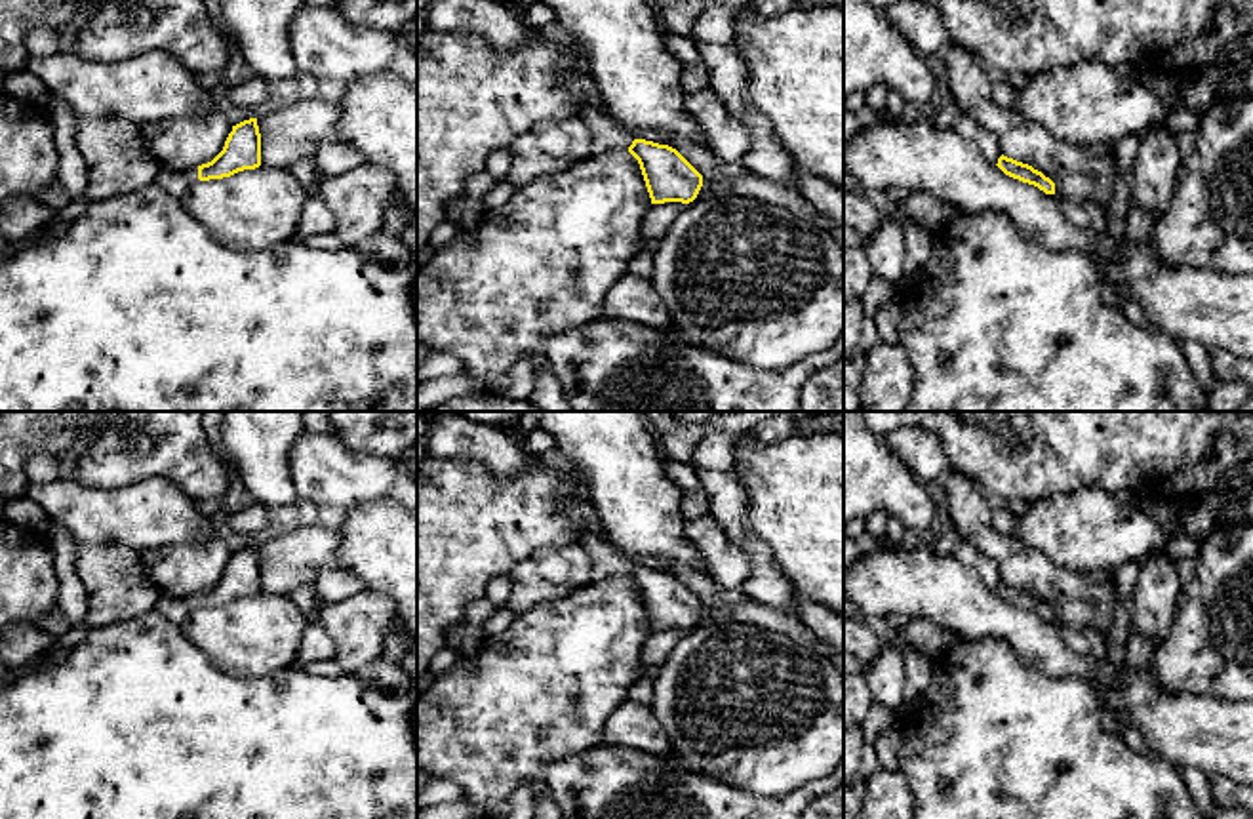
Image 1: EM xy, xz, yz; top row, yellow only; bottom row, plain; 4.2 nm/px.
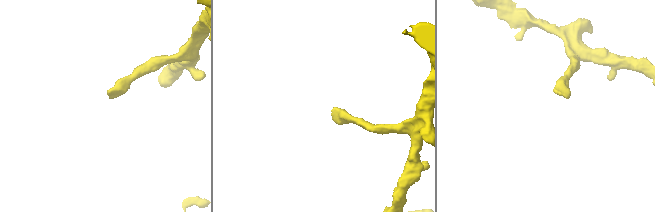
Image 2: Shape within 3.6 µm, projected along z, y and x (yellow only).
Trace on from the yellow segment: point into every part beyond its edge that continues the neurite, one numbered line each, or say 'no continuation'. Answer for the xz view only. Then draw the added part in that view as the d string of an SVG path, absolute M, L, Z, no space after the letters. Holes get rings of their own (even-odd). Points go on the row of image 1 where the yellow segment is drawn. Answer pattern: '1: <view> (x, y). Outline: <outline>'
1: xz (606, 136). Outline: M596 107L581 109L579 116L587 124L592 137L590 154L628 149L634 141L634 135L630 131L625 131L609 118L609 114L602 112Z

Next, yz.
no continuation

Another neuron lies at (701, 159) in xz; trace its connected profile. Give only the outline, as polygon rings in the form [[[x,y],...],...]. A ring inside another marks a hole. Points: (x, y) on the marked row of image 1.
[[[682,143],[678,152],[703,175],[708,179],[729,179],[748,175],[750,171],[741,164],[722,162],[710,149]]]

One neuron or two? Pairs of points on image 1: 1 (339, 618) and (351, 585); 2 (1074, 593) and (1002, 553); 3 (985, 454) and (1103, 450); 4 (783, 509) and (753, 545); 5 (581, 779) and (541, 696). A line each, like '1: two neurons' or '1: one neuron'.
1: two neurons
2: one neuron
3: one neuron
4: two neurons
5: two neurons

